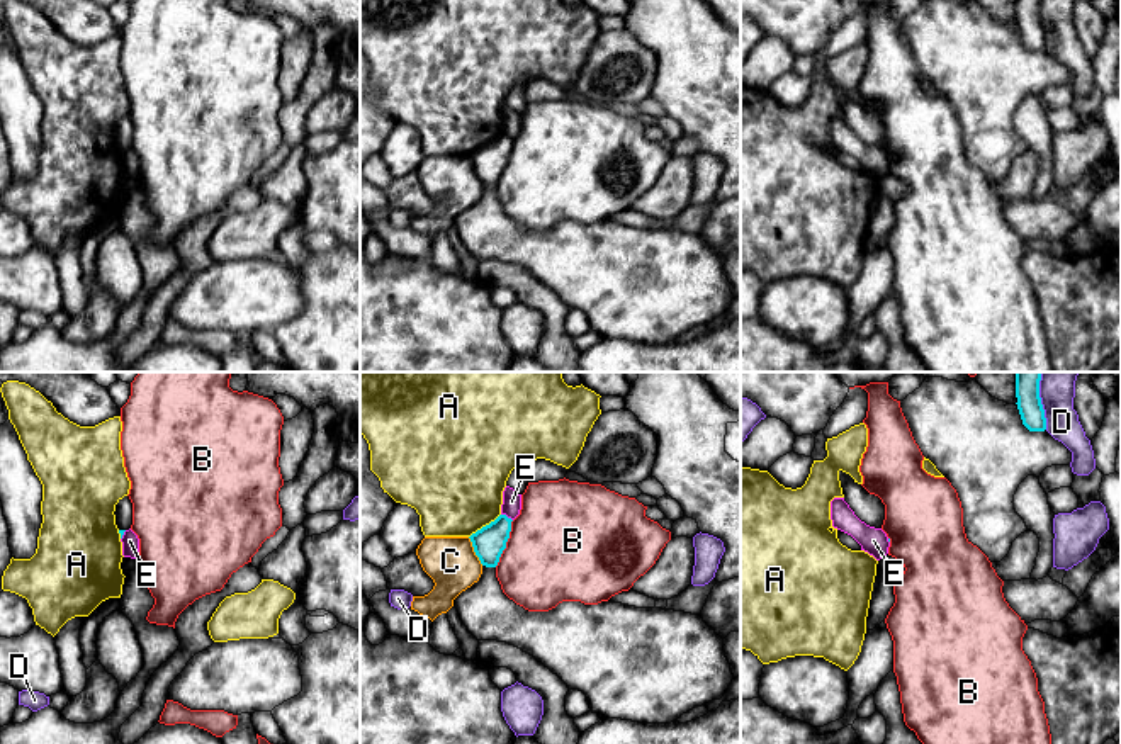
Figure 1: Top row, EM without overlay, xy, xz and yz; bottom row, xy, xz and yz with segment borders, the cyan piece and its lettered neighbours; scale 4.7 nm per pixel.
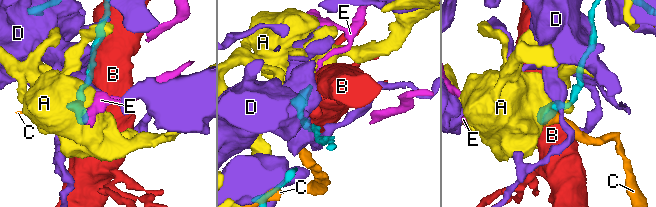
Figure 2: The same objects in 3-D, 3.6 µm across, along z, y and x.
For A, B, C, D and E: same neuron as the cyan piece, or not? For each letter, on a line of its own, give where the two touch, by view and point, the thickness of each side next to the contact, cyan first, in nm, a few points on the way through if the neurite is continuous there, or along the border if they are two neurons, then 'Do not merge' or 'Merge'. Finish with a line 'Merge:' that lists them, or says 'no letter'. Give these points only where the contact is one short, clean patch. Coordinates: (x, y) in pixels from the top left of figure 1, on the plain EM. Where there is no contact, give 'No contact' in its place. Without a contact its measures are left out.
A: Touches cyan at xz (486, 145). Thickness 150 nm (cyan) against 460 nm. Do not merge
B: Touches cyan at xz (505, 163). Thickness 150 nm (cyan) against 480 nm. Boundary: xz (513, 140), (510, 157), (495, 186). Do not merge
C: Touches cyan at xz (474, 170). Thickness 150 nm (cyan) against 240 nm. Do not merge
D: Touches cyan at yz (1042, 24). Thickness 120 nm (cyan) against 160 nm. Do not merge
E: Touches cyan at xz (505, 135). Thickness 150 nm (cyan) against 100 nm. Boundary: xz (501, 133), (512, 140). Do not merge
Merge: no letter

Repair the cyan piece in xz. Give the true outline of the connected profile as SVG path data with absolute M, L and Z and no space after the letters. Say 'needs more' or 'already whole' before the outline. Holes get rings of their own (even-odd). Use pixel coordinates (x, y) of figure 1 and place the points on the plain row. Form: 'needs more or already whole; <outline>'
already whole; M499 134L494 141L482 146L469 158L481 183L486 187L496 187L511 151L511 138Z

